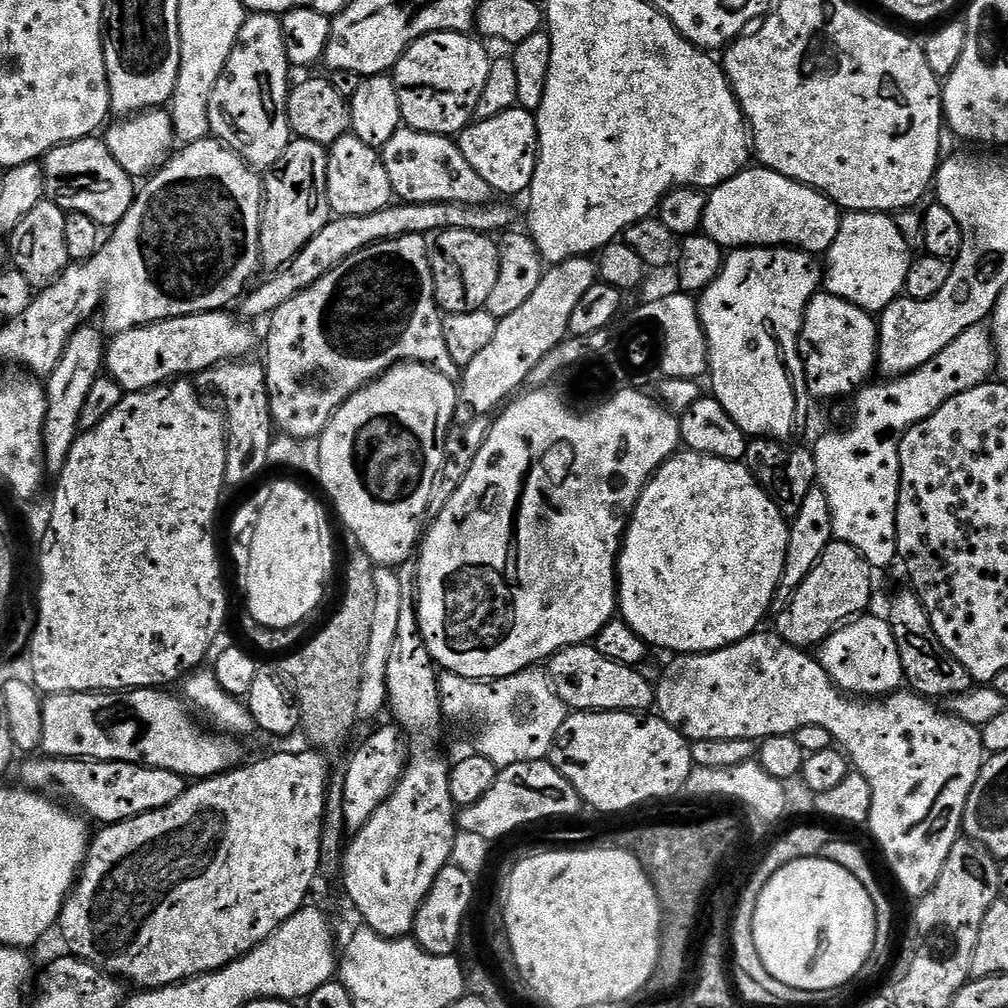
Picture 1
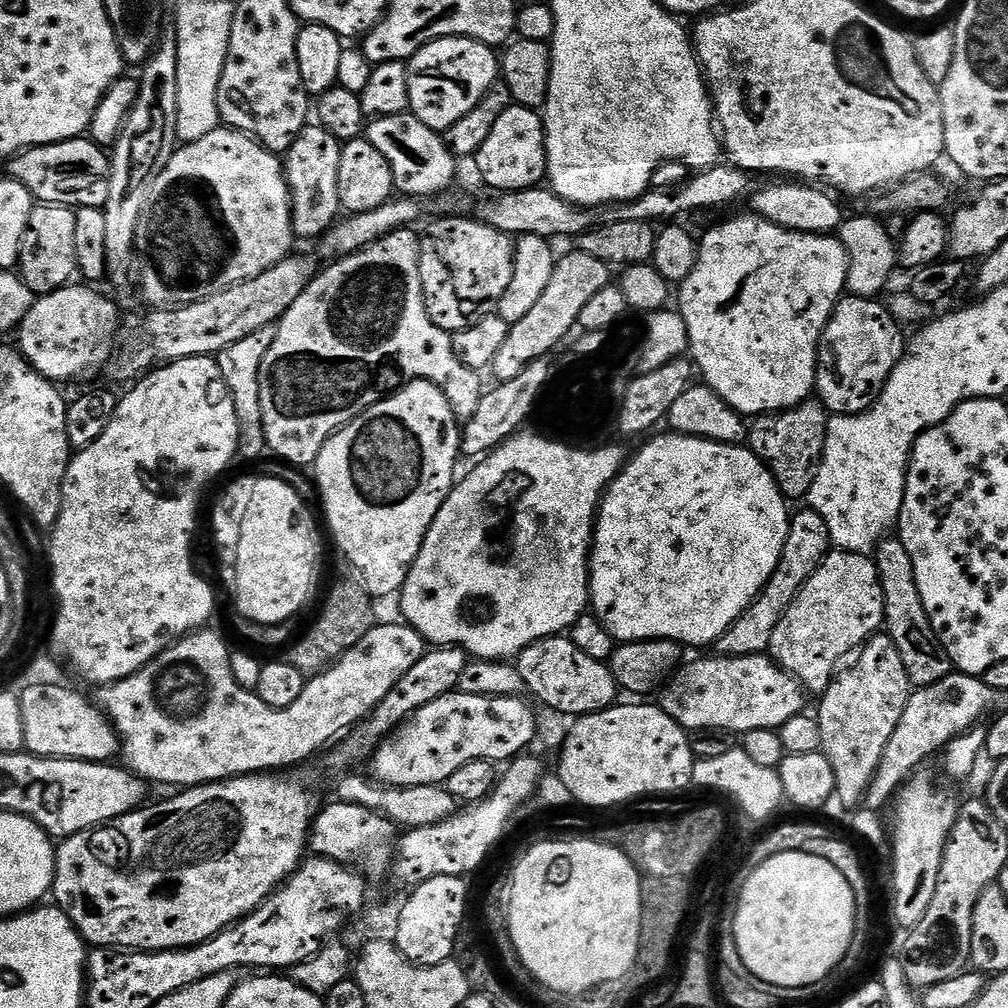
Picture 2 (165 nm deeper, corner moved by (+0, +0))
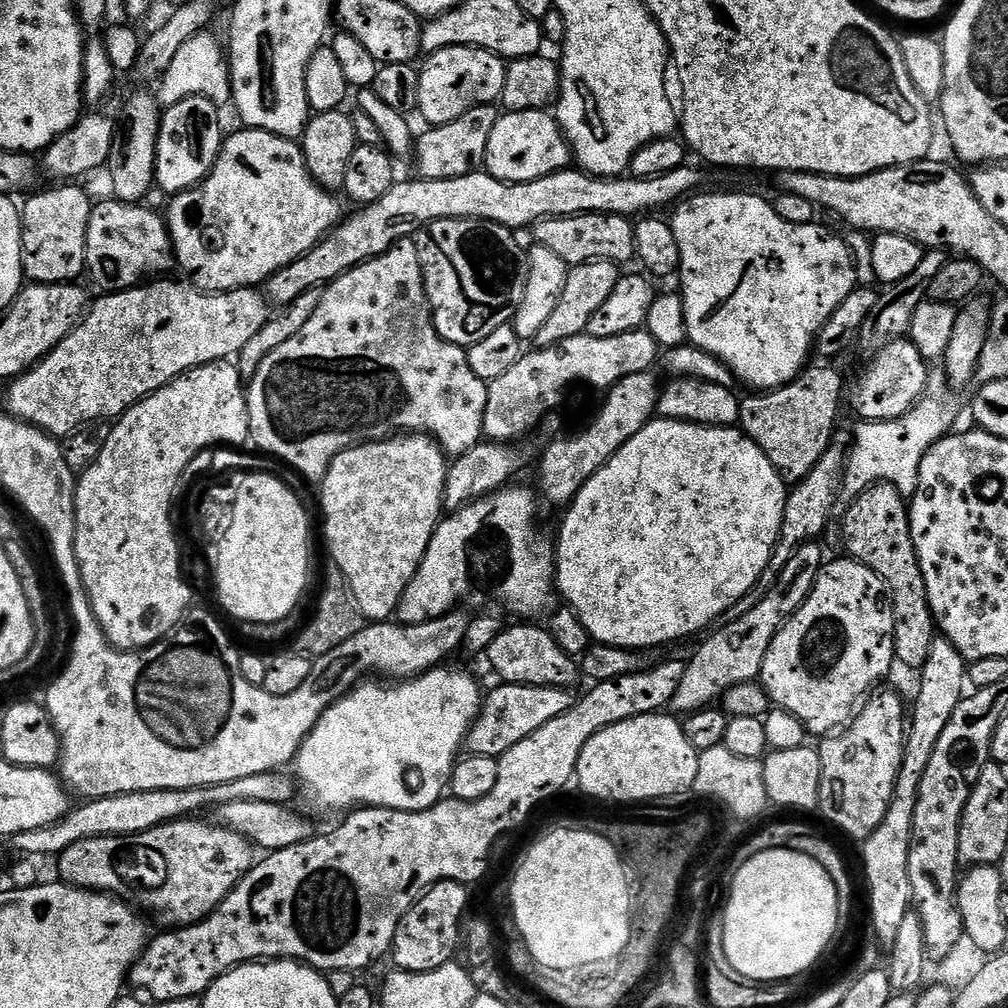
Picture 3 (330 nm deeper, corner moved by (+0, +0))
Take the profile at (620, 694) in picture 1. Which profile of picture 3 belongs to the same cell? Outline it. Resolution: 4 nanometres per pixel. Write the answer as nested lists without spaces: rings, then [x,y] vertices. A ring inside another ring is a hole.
[[[516,622],[513,626],[505,627],[494,642],[490,642],[486,653],[488,664],[500,675],[499,679],[506,684],[529,684],[530,686],[550,686],[551,688],[573,687],[578,678],[578,664],[571,656],[567,656],[554,642],[547,627],[535,628],[532,622]]]

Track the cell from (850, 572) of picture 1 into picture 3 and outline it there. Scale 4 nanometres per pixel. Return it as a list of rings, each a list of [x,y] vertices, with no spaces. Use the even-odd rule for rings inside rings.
[[[829,559],[821,568],[804,605],[788,619],[782,630],[778,630],[774,642],[770,642],[766,662],[762,662],[760,671],[759,683],[769,701],[775,707],[794,714],[794,718],[802,721],[816,738],[827,737],[847,725],[857,705],[877,687],[875,684],[879,680],[887,678],[892,664],[897,663],[894,614],[883,578],[854,559],[843,559]]]

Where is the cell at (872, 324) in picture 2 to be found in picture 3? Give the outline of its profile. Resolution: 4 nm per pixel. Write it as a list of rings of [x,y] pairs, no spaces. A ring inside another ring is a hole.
[[[911,339],[895,340],[894,343],[886,345],[871,364],[872,369],[865,374],[864,381],[860,384],[860,397],[856,400],[861,421],[902,418],[902,414],[911,410],[928,390],[930,364],[913,346]]]

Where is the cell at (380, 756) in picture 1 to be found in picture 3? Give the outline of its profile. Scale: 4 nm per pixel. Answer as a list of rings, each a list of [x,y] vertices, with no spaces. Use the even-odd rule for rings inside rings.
[[[497,683],[492,693],[483,697],[480,713],[468,732],[466,748],[473,756],[495,756],[506,754],[510,746],[518,746],[534,730],[542,730],[546,722],[554,722],[562,714],[572,709],[573,693],[567,688],[551,688],[550,686],[530,686],[529,684]]]

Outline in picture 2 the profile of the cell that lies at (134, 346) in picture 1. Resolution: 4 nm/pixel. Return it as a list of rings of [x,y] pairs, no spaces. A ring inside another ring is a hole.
[[[73,282],[45,296],[36,296],[29,313],[22,318],[19,327],[16,328],[14,337],[20,353],[42,378],[53,382],[92,380],[103,368],[105,371],[106,365],[111,361],[118,344],[118,333],[122,328],[120,308],[114,301],[107,300],[102,293],[95,292],[92,288],[95,287],[84,282]]]

